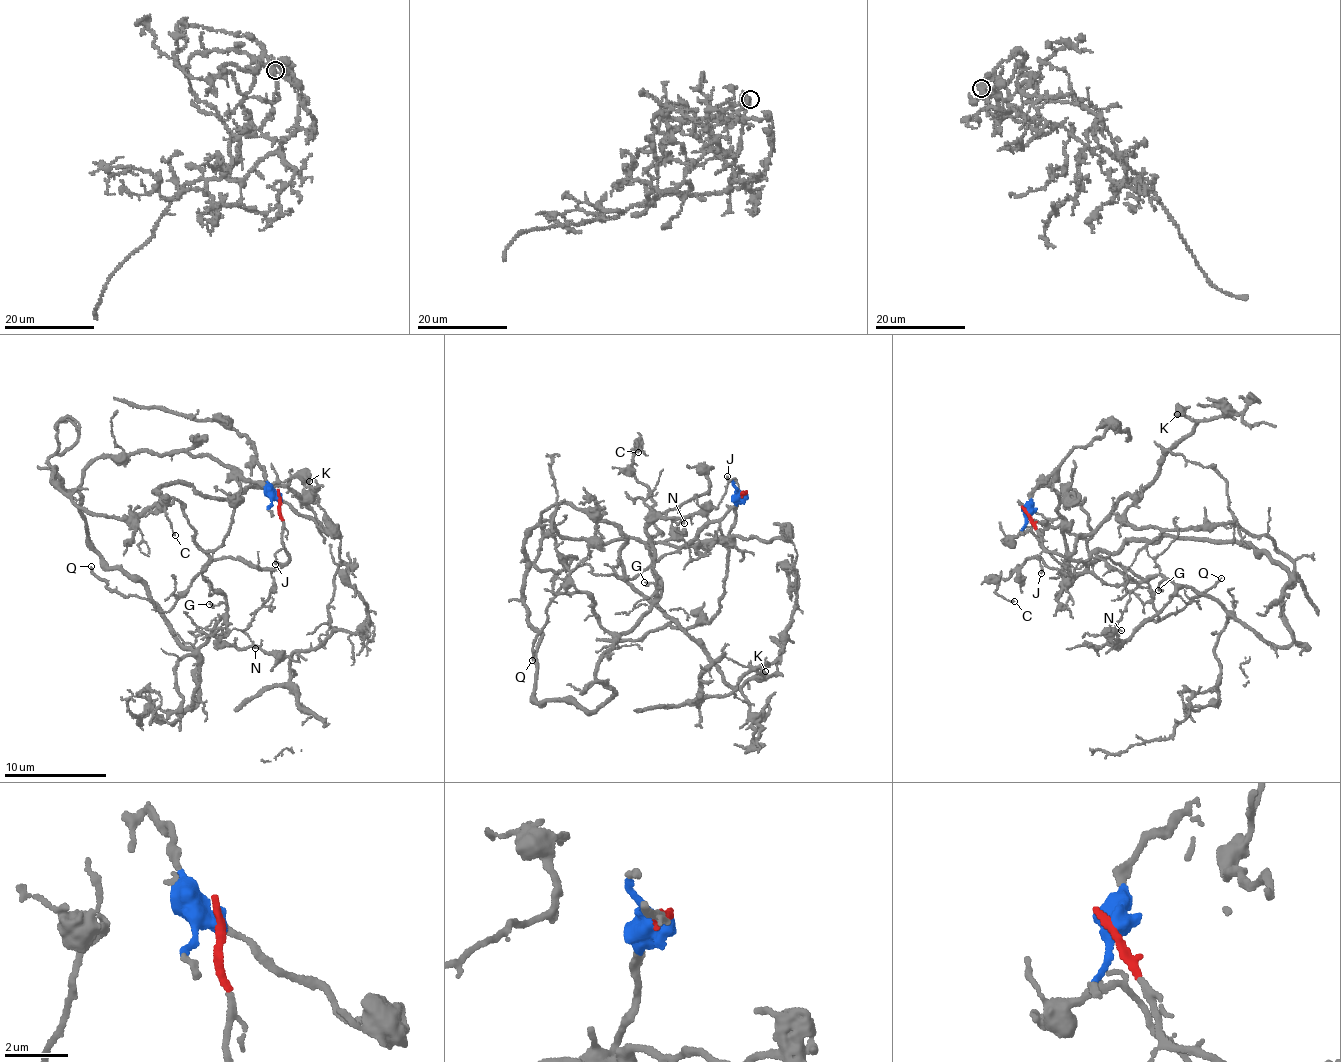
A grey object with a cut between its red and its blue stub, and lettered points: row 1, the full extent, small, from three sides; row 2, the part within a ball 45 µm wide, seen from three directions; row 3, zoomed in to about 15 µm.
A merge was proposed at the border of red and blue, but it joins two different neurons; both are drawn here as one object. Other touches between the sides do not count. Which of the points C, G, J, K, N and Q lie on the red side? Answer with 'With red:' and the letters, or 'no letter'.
With red: J, N, Q

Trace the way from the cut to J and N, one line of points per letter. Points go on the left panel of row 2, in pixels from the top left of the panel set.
J: (280, 497), (283, 538), (275, 564)
N: (280, 497), (283, 540), (288, 559), (272, 572), (271, 592), (245, 631), (256, 648)

